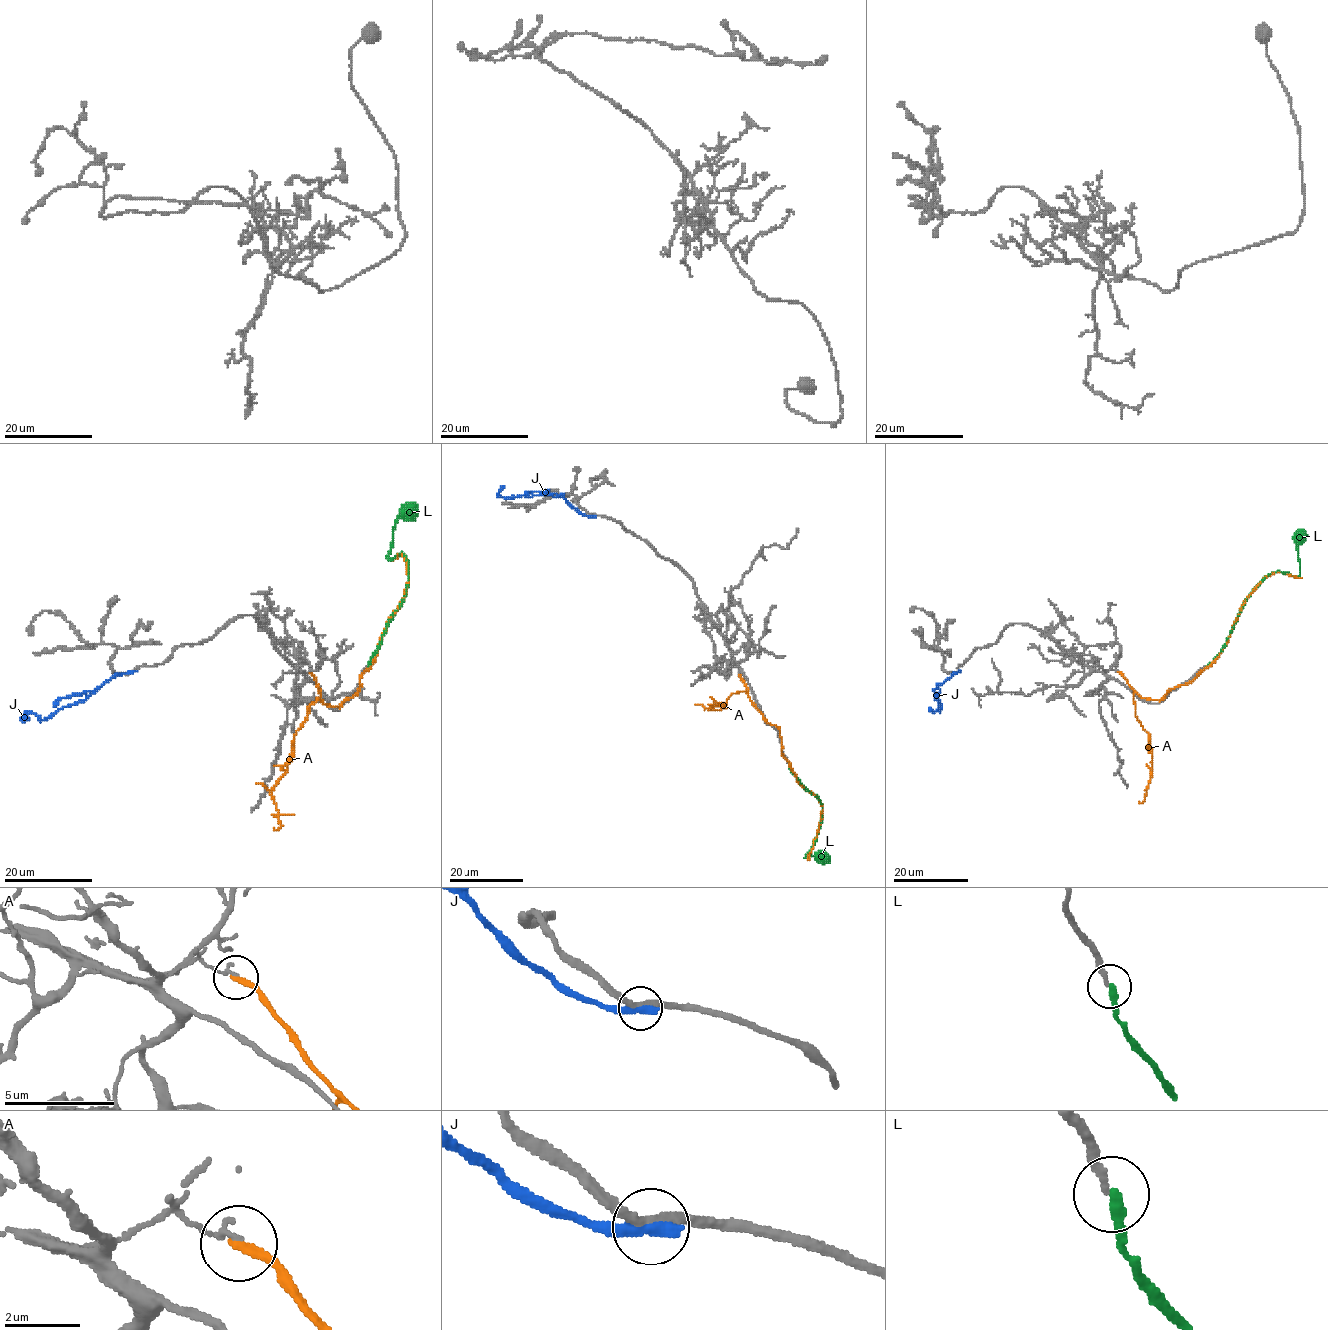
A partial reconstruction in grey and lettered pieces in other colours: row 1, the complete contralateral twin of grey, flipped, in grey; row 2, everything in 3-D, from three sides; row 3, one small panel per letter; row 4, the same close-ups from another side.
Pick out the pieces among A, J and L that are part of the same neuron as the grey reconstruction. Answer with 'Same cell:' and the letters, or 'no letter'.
Same cell: L

